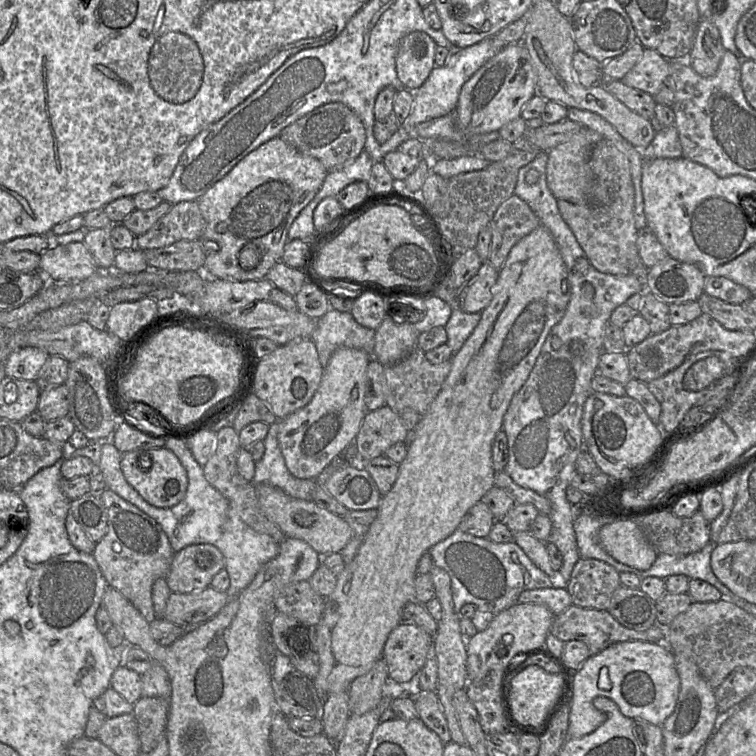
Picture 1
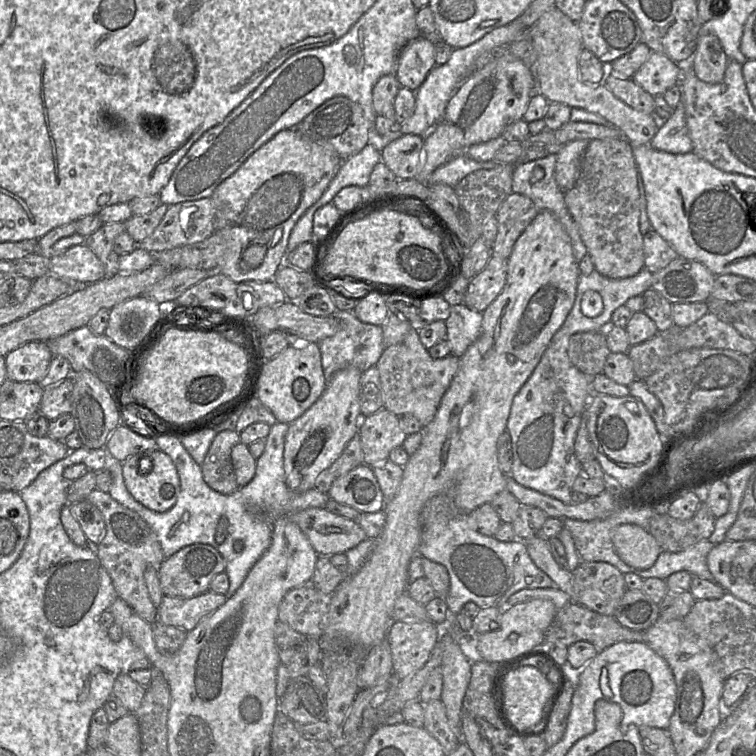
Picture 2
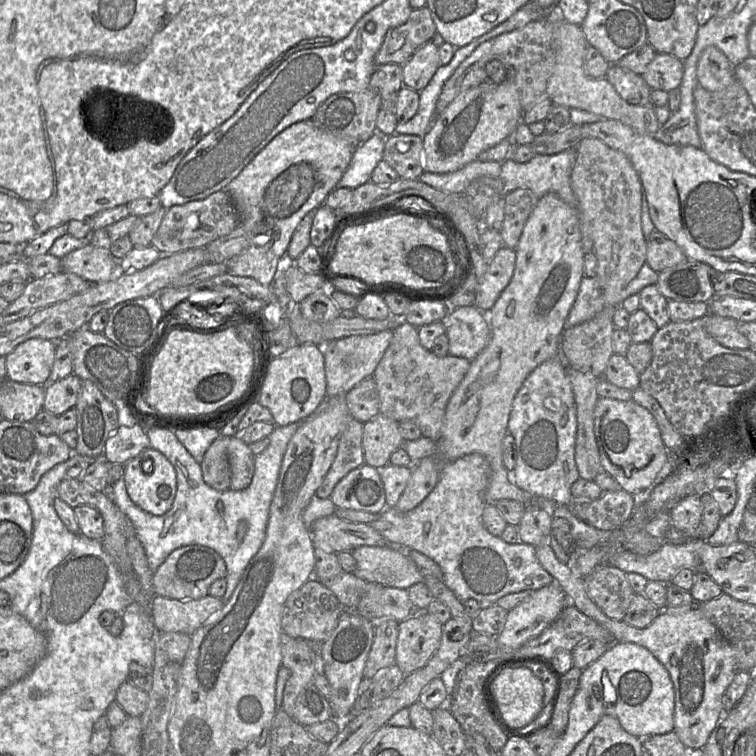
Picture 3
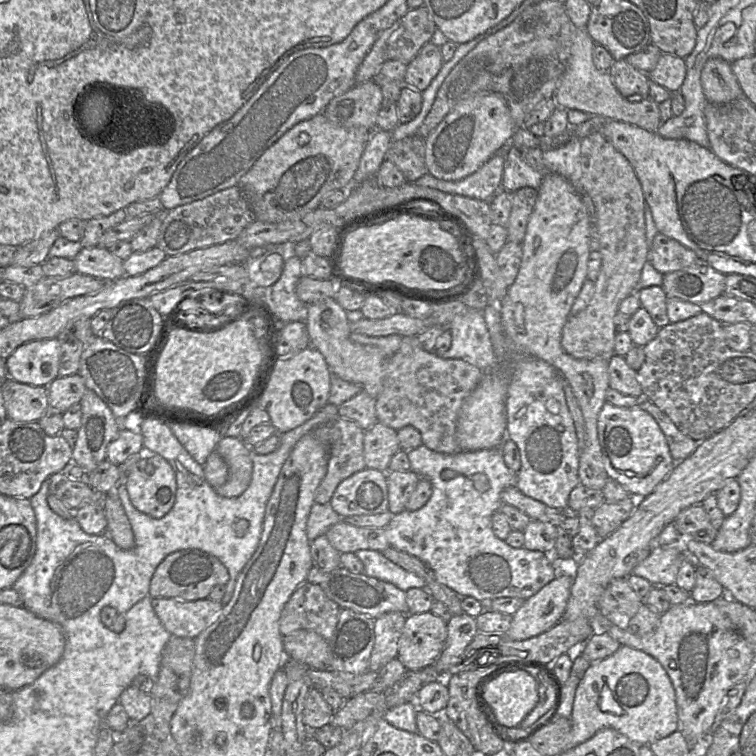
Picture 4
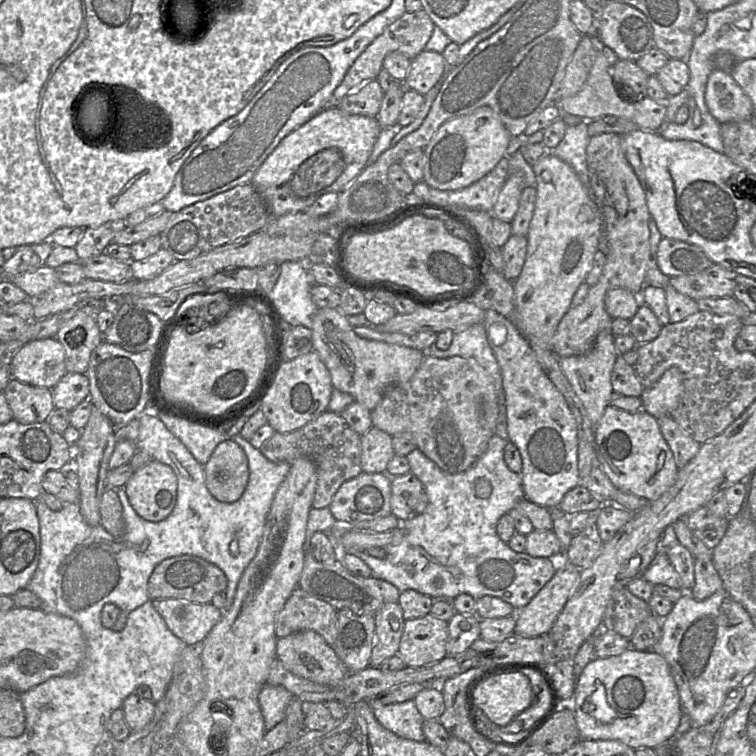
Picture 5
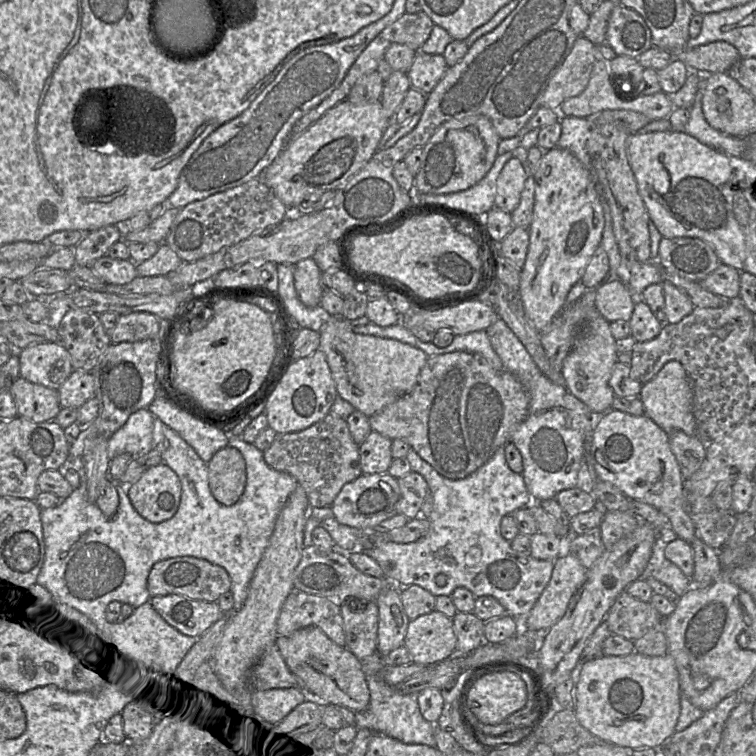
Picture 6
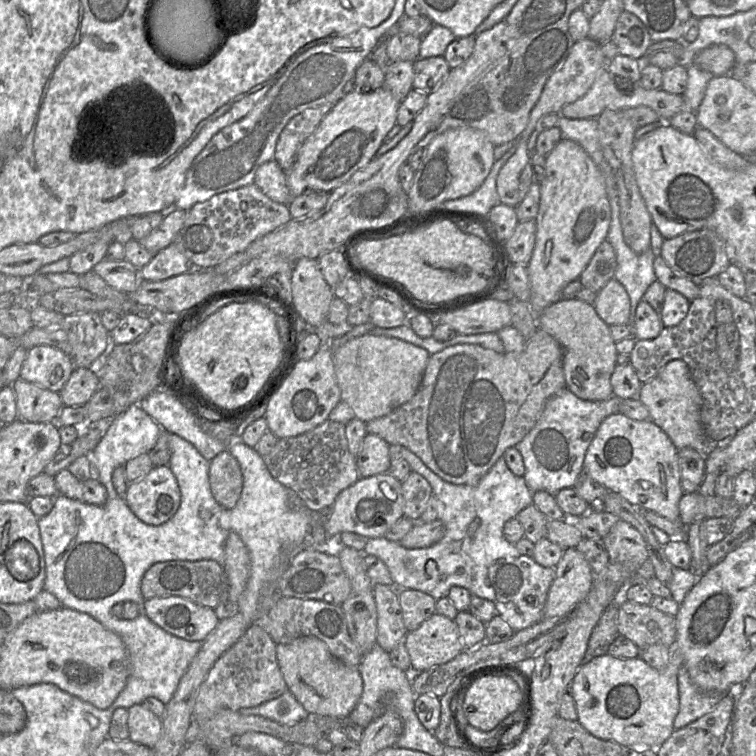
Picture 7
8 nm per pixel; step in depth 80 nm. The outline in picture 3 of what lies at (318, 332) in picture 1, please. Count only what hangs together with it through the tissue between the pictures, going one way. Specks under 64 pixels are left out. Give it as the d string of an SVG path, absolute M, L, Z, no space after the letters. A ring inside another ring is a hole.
M386 330L372 335L348 336L320 346L324 356L326 397L346 394L364 378L373 376L392 338L393 330Z

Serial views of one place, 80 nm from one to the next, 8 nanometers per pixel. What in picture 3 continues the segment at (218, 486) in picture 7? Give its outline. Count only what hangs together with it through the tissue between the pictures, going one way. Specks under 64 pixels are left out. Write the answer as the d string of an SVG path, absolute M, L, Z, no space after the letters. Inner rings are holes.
M229 437L227 458L230 466L230 490L239 491L247 488L254 475L255 454L242 439Z

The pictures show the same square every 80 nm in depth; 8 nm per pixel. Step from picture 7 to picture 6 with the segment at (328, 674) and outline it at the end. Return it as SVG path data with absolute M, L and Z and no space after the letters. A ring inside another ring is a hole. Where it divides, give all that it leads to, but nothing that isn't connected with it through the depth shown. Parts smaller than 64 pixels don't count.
M306 627L287 637L278 637L275 646L290 672L297 677L306 701L337 705L354 713L367 709L370 693L361 662L348 649L331 641L321 629Z

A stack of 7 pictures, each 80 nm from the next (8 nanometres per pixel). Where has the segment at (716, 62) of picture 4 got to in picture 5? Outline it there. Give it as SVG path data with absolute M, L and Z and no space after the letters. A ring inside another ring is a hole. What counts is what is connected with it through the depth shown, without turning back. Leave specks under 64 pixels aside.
M717 68L708 77L705 103L711 115L721 124L742 121L755 115L748 95L729 72Z

